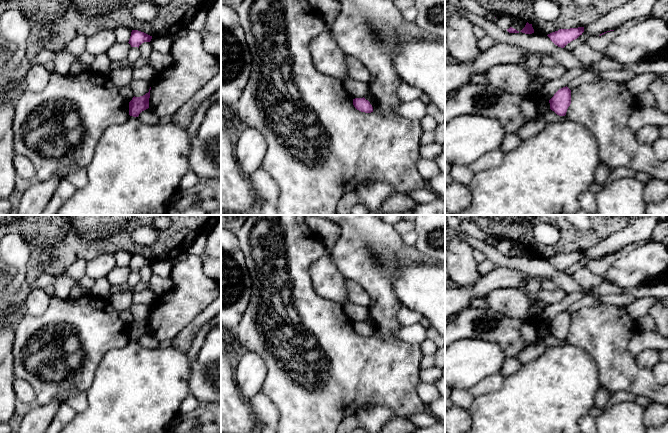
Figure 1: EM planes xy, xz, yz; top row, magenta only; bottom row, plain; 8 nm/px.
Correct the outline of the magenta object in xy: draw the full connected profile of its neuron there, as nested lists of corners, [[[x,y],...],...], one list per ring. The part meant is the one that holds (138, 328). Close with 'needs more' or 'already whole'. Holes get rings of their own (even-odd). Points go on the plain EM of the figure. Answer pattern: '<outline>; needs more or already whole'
[[[150,314],[143,320],[133,321],[129,326],[129,339],[133,341],[138,341],[139,338],[149,332],[149,322],[150,322]]]; already whole

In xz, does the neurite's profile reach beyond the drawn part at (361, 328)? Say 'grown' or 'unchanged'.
unchanged

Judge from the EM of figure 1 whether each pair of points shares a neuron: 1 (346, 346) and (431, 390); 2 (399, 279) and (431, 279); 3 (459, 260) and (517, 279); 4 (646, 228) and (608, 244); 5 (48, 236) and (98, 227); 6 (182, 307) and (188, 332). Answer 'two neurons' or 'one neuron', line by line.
1: two neurons
2: one neuron
3: two neurons
4: one neuron
5: one neuron
6: two neurons

